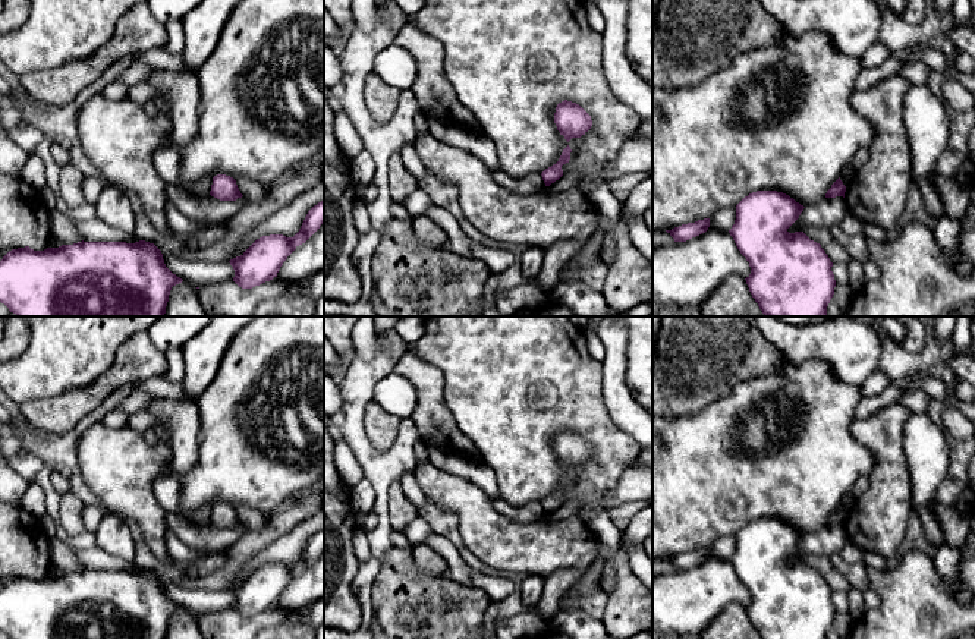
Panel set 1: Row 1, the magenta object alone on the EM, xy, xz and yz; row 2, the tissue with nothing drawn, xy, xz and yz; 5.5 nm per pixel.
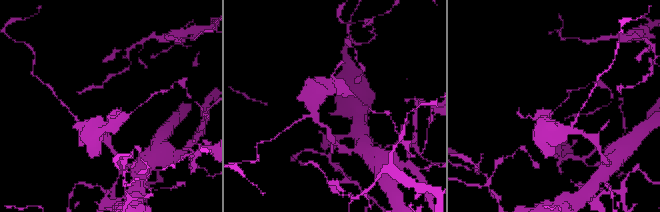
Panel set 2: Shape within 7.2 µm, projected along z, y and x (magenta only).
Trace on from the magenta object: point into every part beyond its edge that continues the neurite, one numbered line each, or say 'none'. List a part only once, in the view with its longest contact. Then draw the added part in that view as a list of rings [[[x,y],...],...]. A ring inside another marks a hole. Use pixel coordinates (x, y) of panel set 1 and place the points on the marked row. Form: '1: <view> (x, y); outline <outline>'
none

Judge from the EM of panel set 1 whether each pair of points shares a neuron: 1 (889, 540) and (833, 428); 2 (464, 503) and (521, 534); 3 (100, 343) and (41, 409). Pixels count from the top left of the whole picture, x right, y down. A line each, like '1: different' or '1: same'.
1: different
2: same
3: different

